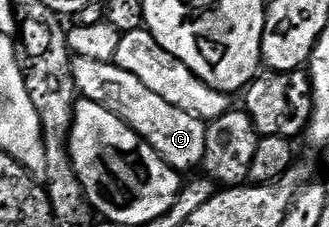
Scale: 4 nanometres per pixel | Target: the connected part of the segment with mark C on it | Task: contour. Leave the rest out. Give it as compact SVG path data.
M77 57L73 60L74 86L77 94L88 101L96 101L104 105L116 117L120 117L136 132L168 166L179 173L187 173L197 168L204 157L204 141L206 140L207 120L192 117L192 113L184 113L184 109L176 109L176 105L168 105L164 97L152 93L140 77L132 77L115 63L88 61L88 57Z

